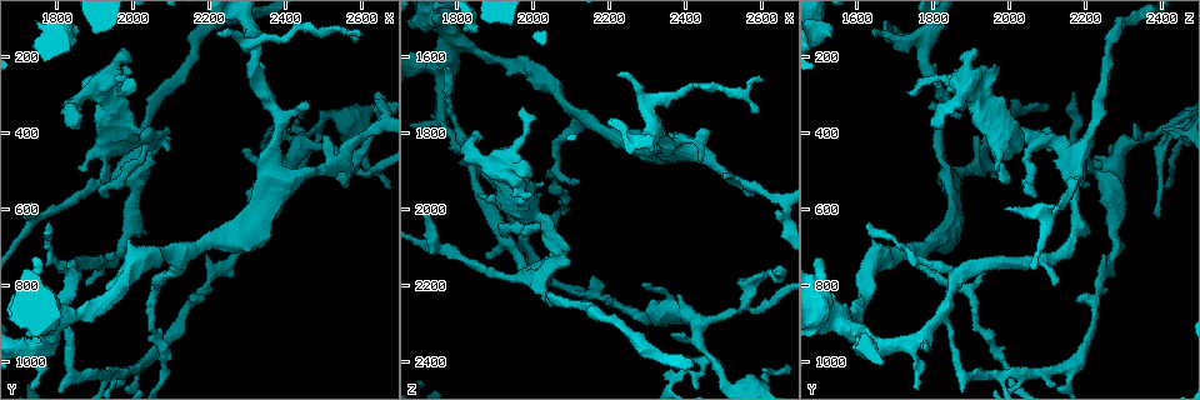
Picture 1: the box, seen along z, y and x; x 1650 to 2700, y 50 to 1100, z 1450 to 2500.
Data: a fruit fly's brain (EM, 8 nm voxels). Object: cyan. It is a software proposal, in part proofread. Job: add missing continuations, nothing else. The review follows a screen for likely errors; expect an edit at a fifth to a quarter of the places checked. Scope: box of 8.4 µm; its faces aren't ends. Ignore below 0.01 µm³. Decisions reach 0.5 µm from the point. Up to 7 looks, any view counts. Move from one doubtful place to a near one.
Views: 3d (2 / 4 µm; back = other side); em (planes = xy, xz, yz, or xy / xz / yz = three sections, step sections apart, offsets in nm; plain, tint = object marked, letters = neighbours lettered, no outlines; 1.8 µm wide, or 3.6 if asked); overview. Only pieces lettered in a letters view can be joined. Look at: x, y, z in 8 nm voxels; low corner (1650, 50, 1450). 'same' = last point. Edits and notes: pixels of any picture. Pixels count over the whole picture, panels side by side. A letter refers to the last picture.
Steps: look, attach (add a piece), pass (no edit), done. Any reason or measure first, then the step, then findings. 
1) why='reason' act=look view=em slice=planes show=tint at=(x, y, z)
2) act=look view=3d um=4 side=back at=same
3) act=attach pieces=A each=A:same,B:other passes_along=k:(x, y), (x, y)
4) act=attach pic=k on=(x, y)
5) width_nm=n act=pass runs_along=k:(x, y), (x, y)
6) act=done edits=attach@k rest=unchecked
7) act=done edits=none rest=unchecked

why='branch stops here' act=look view=em um=3.6 slice=planes show=plain at=(2510, 405, 1915)

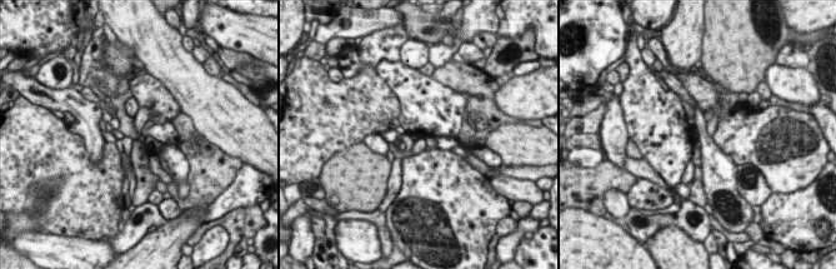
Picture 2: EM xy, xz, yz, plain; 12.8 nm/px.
why='see the neighbours' act=look view=em um=3.6 slice=planes show=letters at=same

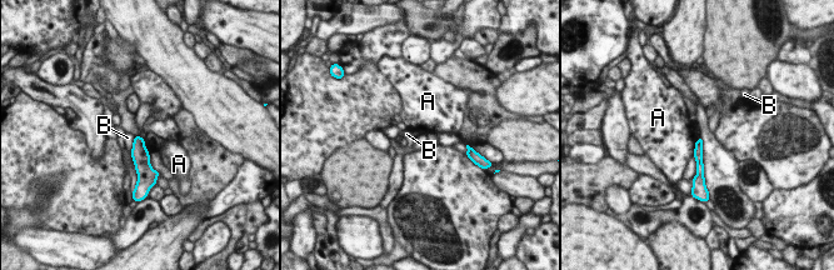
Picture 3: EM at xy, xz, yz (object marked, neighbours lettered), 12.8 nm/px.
act=pass each=A:other,B:other border=3:(133, 136), (131, 160), (135, 165) found='none of them fits'

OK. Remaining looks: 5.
why='tapers out' act=look view=em slice=planes show=tint at=(1940, 570, 2060)

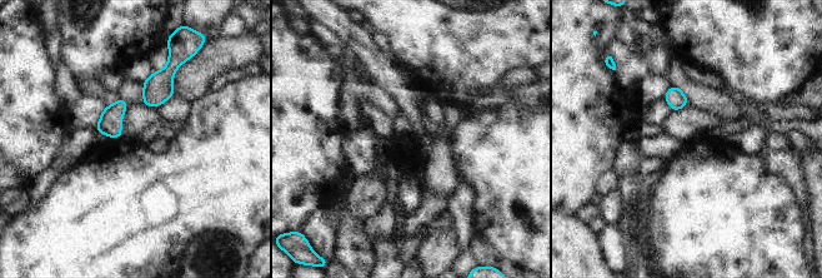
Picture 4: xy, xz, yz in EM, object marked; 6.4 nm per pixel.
act=look view=em slice=planes show=letters at=same

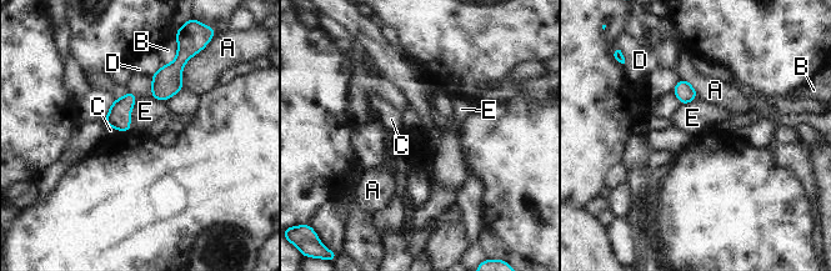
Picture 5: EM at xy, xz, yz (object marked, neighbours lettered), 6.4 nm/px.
width_nm=130 longest_contact=E:220nm act=pass each=A:other,B:other,C:other,D:other,E:other found='no lettered piece goes on from it'

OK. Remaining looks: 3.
why='thin end' act=look view=3d um=2 at=(1965, 290, 1730)

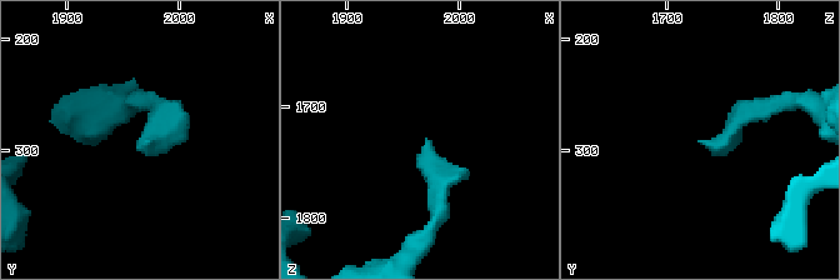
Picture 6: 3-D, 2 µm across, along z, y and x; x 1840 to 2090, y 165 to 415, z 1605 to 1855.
act=look view=em slice=planes show=letters at=(1970, 294, 1730)

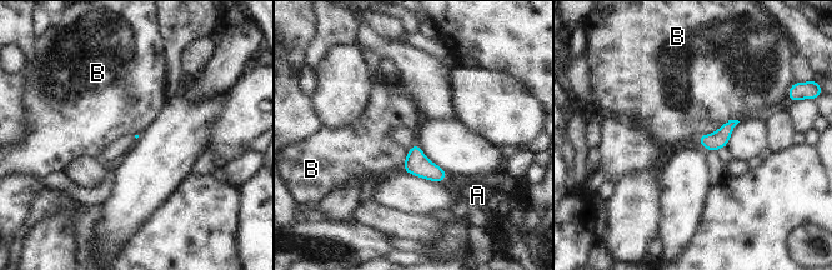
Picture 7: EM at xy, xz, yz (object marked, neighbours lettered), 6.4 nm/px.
act=pass each=A:other,B:other border=7:(738, 120), (700, 135) found='none of them fits'

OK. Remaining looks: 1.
act=done edits=none rest=unchecked

